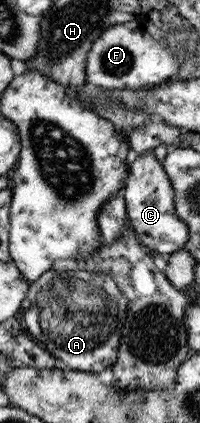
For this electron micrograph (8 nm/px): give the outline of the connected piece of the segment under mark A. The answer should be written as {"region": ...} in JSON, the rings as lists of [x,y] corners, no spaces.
{"region":[[[46,270],[37,280],[29,283],[25,293],[25,304],[27,303],[29,308],[23,313],[25,331],[39,340],[43,349],[47,350],[53,359],[57,358],[67,368],[83,373],[97,374],[113,366],[118,354],[122,321],[126,315],[128,300],[109,275],[85,270]]]}

